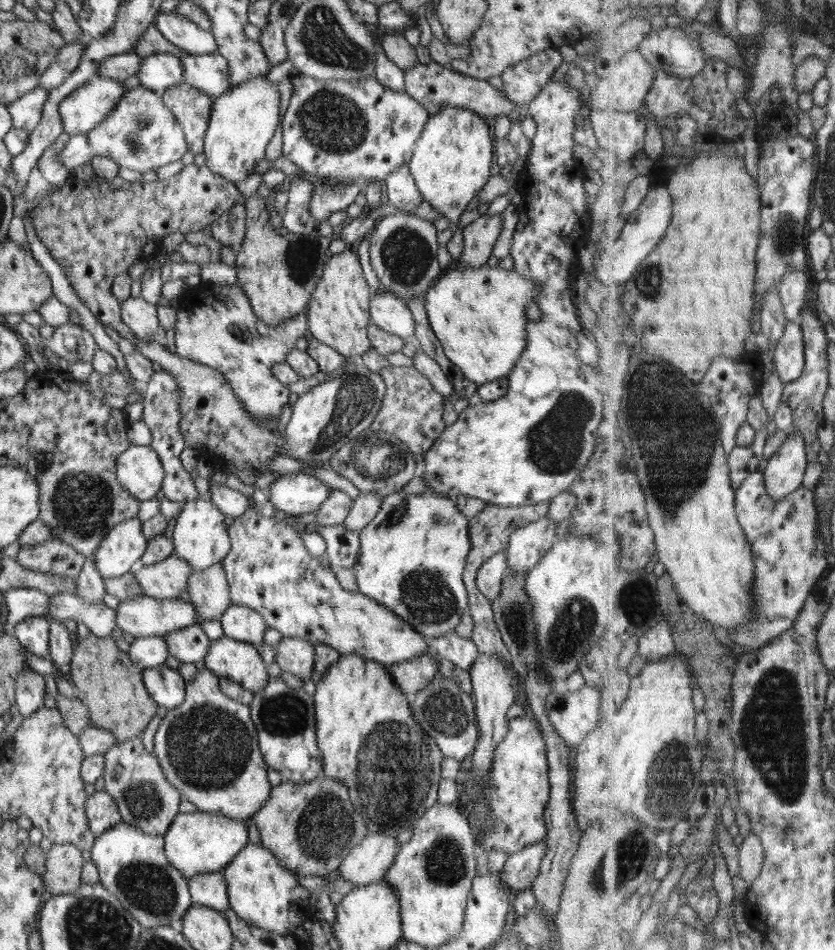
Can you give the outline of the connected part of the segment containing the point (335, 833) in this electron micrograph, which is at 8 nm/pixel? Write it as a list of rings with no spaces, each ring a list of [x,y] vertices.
[[[322,774],[308,782],[282,780],[279,785],[271,787],[268,800],[253,817],[261,834],[262,846],[298,877],[324,877],[336,872],[344,857],[368,833],[364,817],[349,800],[346,783]]]

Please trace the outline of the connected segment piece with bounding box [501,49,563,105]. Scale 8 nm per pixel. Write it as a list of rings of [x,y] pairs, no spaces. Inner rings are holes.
[[[547,49],[508,67],[501,74],[505,93],[517,105],[527,105],[563,63],[558,49]]]

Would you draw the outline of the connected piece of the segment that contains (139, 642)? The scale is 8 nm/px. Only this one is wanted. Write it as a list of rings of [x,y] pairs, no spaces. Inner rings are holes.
[[[164,636],[136,637],[128,651],[130,662],[142,670],[166,664],[168,643]]]

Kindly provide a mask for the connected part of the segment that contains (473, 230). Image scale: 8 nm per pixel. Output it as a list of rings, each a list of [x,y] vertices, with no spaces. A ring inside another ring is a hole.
[[[502,213],[480,215],[463,228],[464,249],[458,268],[478,268],[492,256],[492,248],[502,232]]]

